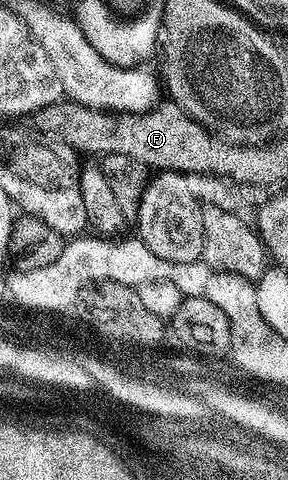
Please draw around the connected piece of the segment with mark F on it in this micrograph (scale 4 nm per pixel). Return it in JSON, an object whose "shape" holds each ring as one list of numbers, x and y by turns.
{"shape":[[70,99,54,101,49,107,41,107,36,113,30,114,29,121,35,124,34,132,46,135,62,144,74,149,80,155,86,153,112,153,113,155,129,155,129,159,138,161,144,167,152,167,157,171,170,171,184,175,198,175,204,177,220,177,237,184,255,184,263,187,263,177,259,177,259,165,263,165,263,153,247,153,247,150,223,149,223,146,207,140,190,121,186,121,185,113,179,105,170,99,160,100,148,108,135,113,124,111,108,111,94,109,89,105,82,105]]}

